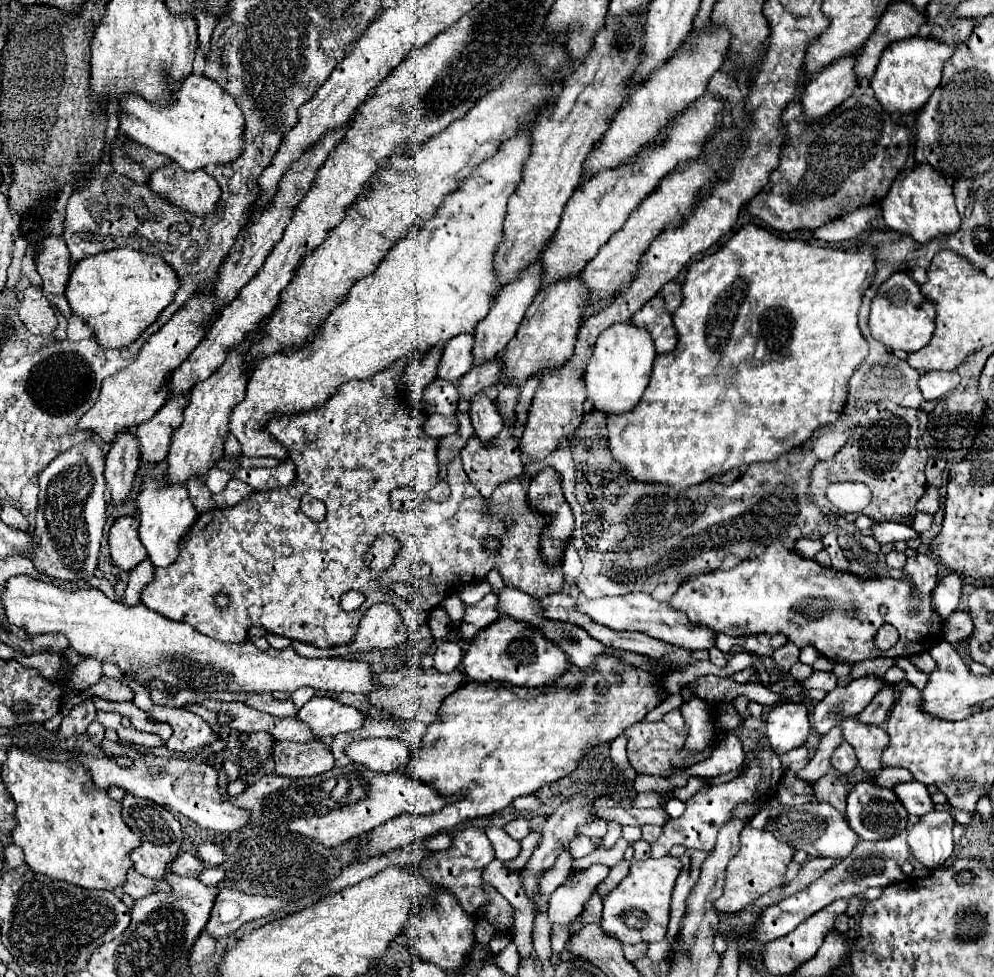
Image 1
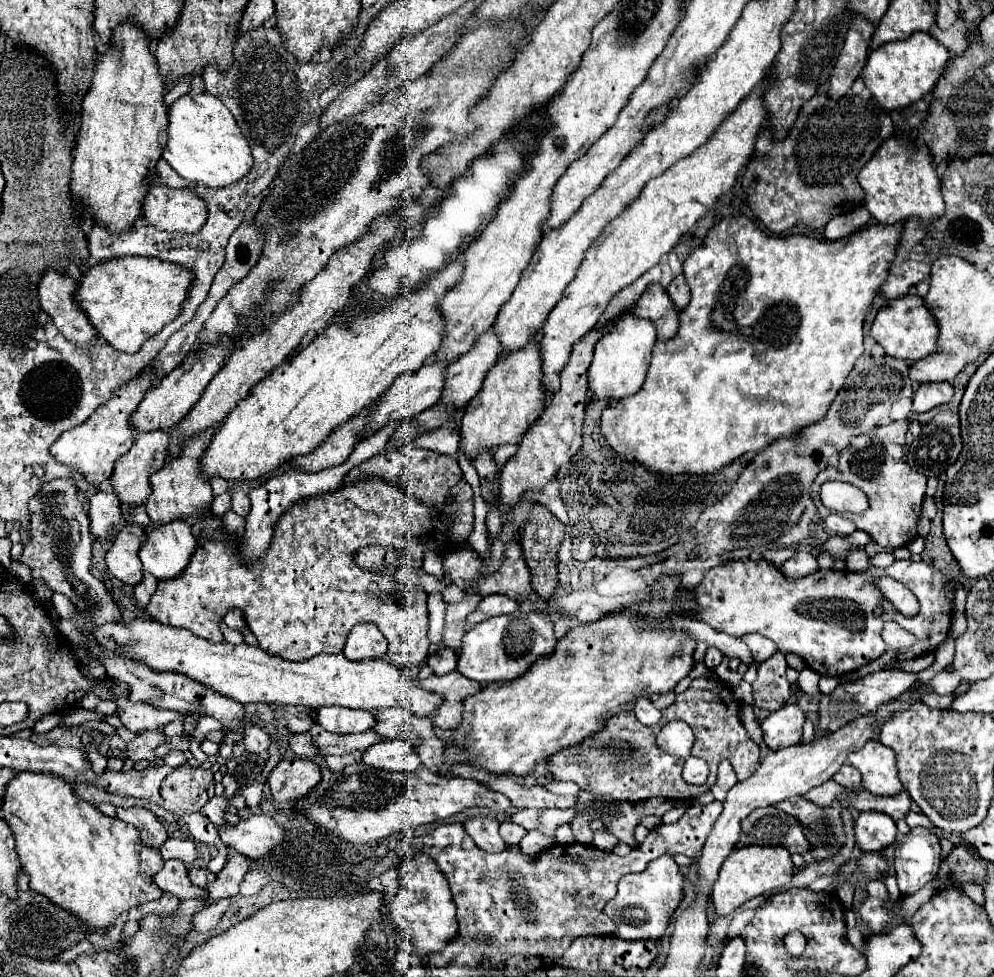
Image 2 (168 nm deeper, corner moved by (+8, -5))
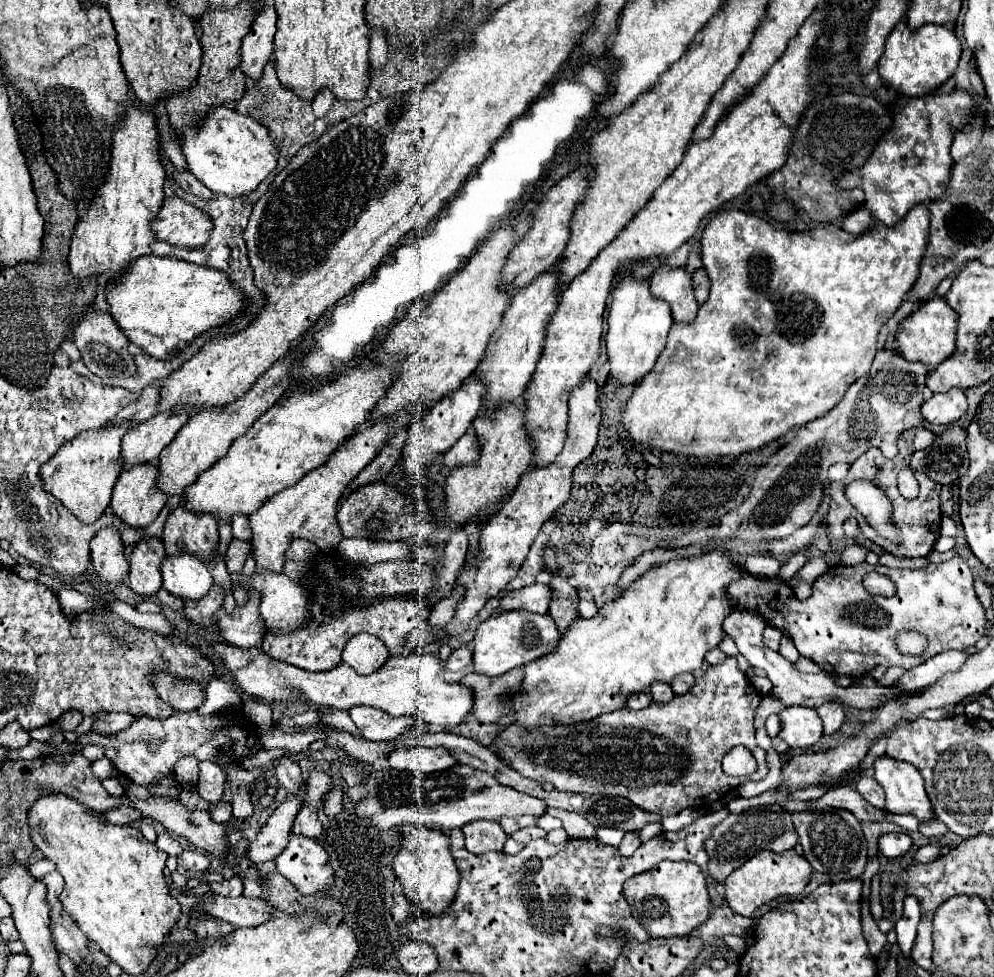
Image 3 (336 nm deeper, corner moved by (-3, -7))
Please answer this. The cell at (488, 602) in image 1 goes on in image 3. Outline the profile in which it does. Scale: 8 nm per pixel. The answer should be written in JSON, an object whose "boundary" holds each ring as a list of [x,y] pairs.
{"boundary":[[[530,584],[520,590],[508,592],[502,600],[496,612],[510,612],[510,610],[528,610],[528,612],[538,612],[546,614],[548,612],[548,602],[550,602],[550,588],[546,584]]]}

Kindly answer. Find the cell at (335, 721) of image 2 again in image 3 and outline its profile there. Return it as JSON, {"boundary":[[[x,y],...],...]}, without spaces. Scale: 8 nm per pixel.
{"boundary":[[[354,706],[348,712],[364,740],[374,740],[374,742],[394,740],[406,728],[410,728],[414,724],[420,726],[420,732],[426,732],[426,724],[422,724],[420,720],[414,720],[412,716],[394,718],[386,712],[378,712],[378,708],[366,708],[366,706]]]}

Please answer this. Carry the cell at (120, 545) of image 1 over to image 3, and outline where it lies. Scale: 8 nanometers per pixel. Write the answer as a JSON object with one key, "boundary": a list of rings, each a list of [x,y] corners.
{"boundary":[[[142,538],[130,552],[128,586],[140,596],[154,596],[162,586],[158,560],[166,556],[160,538]]]}

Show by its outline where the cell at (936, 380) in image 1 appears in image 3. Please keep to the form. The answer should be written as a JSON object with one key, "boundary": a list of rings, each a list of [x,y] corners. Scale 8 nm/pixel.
{"boundary":[[[952,388],[944,394],[934,394],[922,404],[922,416],[932,424],[952,424],[966,414],[966,396],[962,390]]]}

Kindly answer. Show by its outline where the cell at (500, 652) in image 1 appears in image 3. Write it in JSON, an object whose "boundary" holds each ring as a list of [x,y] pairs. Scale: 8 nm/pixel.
{"boundary":[[[502,612],[494,614],[486,622],[482,622],[474,636],[474,668],[484,676],[502,676],[512,668],[520,668],[546,652],[552,652],[560,640],[560,632],[550,618],[550,614],[532,614],[532,612]]]}

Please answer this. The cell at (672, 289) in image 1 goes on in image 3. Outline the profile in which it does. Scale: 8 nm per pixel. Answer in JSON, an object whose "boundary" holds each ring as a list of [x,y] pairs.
{"boundary":[[[702,268],[692,274],[692,286],[694,286],[694,294],[696,294],[698,304],[702,304],[708,298],[708,288],[710,288],[708,276],[706,276],[706,272]]]}

